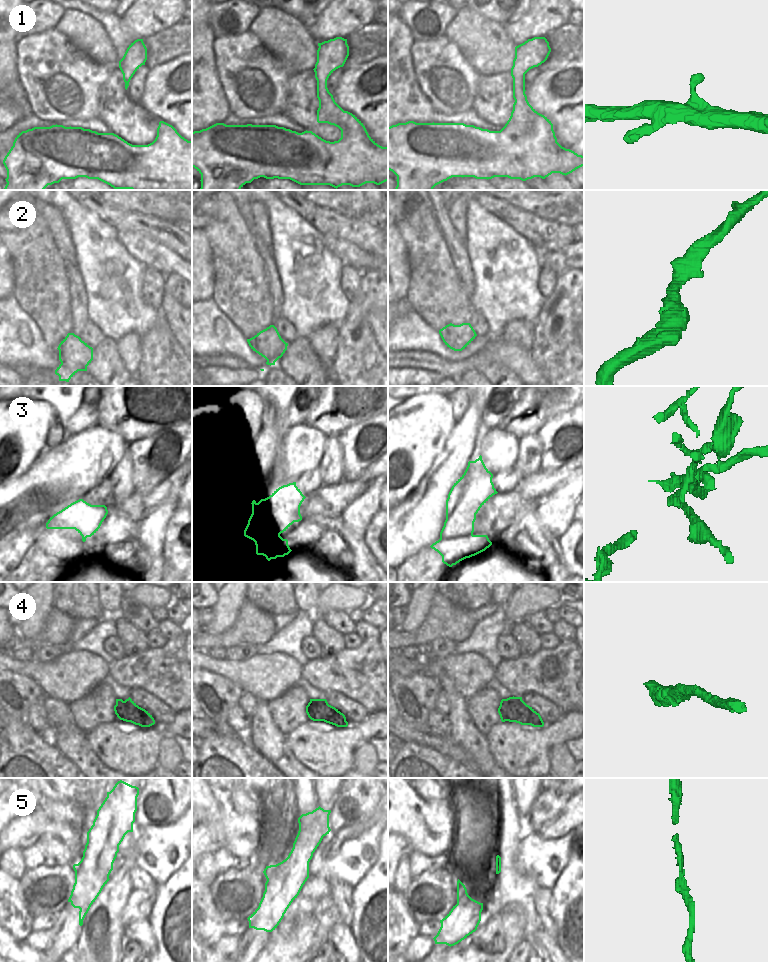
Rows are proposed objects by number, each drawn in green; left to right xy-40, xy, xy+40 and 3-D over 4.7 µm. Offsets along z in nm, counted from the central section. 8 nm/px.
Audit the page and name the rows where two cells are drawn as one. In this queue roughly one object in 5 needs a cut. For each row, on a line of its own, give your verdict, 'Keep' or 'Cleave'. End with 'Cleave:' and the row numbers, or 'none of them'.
1: Keep
2: Keep
3: Cleave
4: Keep
5: Keep
Cleave: 3

